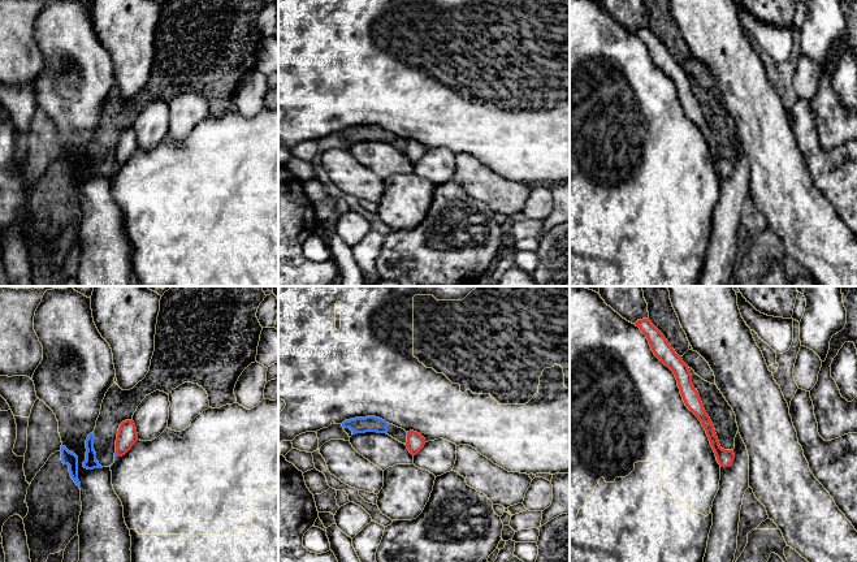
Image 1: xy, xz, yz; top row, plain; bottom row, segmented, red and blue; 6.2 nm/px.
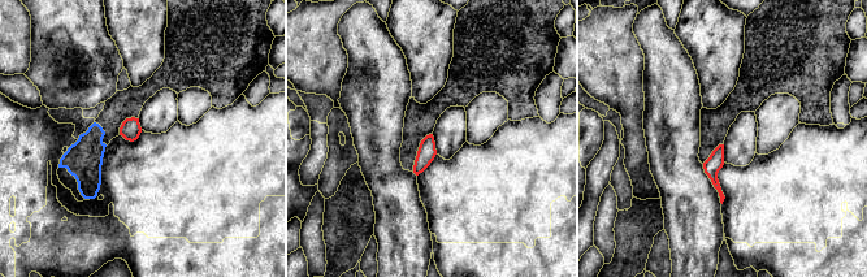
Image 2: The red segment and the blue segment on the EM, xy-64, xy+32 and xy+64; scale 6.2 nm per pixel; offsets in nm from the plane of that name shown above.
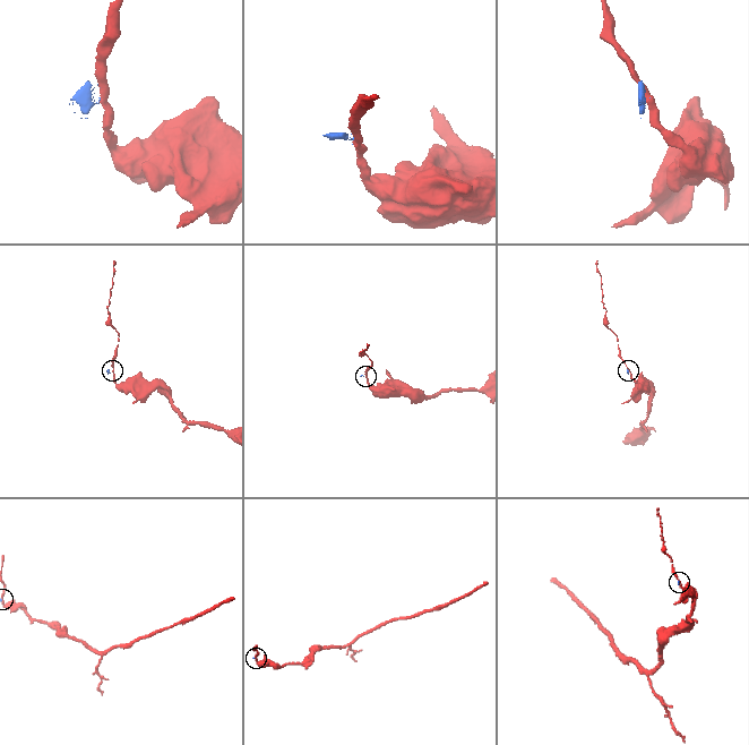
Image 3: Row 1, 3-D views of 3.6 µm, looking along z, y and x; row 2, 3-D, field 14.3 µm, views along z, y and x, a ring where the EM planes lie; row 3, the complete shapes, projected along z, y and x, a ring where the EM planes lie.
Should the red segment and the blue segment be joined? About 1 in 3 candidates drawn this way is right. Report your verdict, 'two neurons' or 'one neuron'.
two neurons

